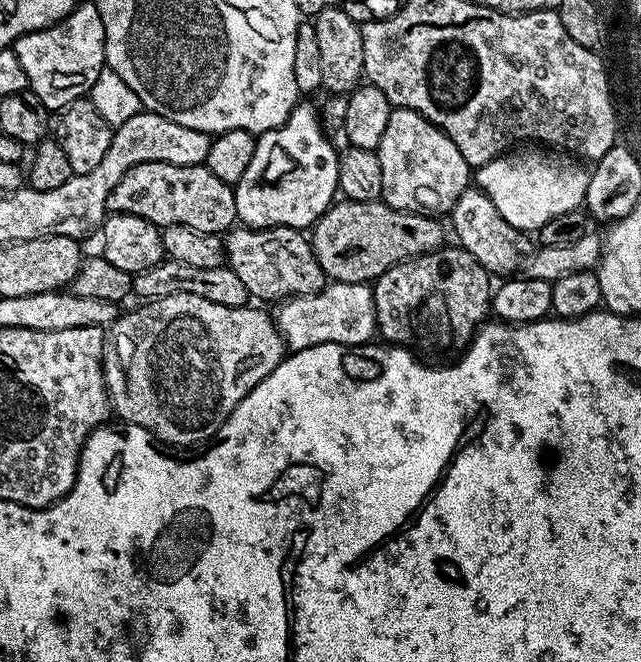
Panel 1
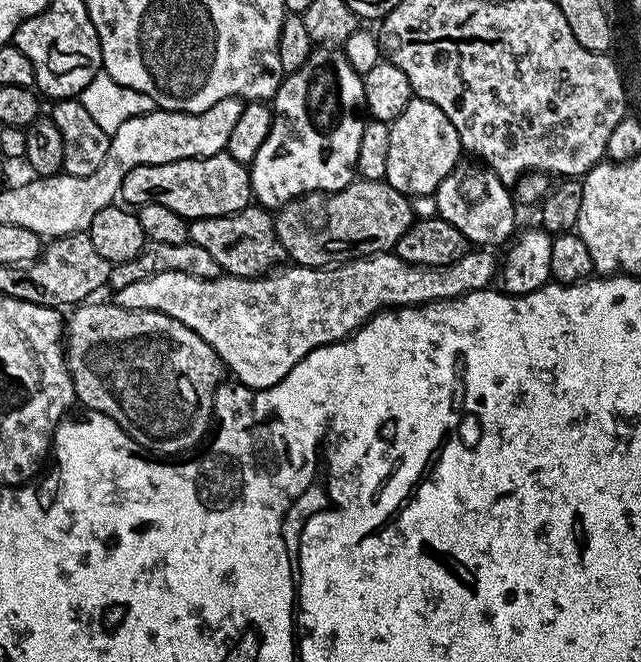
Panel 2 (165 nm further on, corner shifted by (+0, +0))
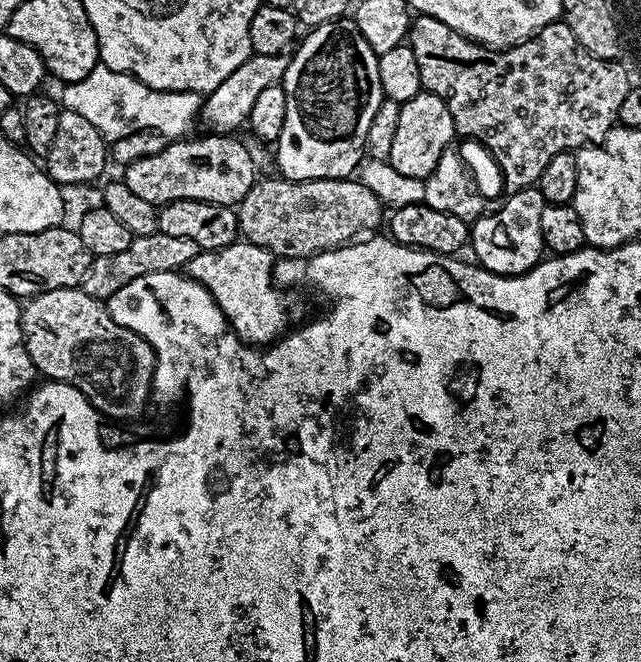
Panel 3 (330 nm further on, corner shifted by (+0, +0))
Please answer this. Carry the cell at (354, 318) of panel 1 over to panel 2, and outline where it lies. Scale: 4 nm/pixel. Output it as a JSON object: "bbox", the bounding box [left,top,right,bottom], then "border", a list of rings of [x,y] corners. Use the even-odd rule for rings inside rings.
{"bbox":[114,250,498,390],"border":[[[470,250],[453,264],[439,266],[412,264],[396,255],[395,251],[379,252],[362,260],[349,260],[347,264],[327,268],[287,266],[263,276],[222,274],[213,280],[194,278],[181,272],[163,272],[115,289],[114,303],[126,310],[161,312],[182,322],[182,326],[194,330],[198,338],[205,340],[216,351],[221,365],[236,375],[233,376],[235,383],[255,390],[282,382],[282,378],[286,378],[286,374],[290,374],[290,370],[294,370],[294,366],[298,366],[306,354],[315,348],[347,340],[381,310],[414,308],[418,304],[433,304],[435,300],[456,300],[489,287],[498,276],[498,256],[492,252],[495,251]]]}

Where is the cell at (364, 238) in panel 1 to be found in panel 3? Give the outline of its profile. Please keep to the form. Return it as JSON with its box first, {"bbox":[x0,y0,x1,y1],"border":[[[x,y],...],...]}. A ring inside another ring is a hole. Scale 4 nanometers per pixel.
{"bbox":[238,178,382,258],"border":[[[356,178],[343,180],[264,180],[252,185],[252,189],[242,198],[238,205],[240,218],[240,236],[249,244],[257,244],[272,253],[276,258],[307,258],[327,248],[340,248],[351,244],[357,238],[379,229],[382,224],[379,198],[365,184]]]}

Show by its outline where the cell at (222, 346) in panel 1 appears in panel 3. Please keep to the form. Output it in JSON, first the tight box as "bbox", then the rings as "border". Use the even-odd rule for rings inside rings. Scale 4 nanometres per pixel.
{"bbox":[23,287,156,420],"border":[[[83,287],[42,290],[23,305],[24,345],[41,377],[61,380],[74,386],[94,407],[101,417],[113,416],[116,420],[132,420],[144,412],[152,391],[152,375],[156,369],[156,352],[134,330],[112,320],[101,301],[90,298]]]}

